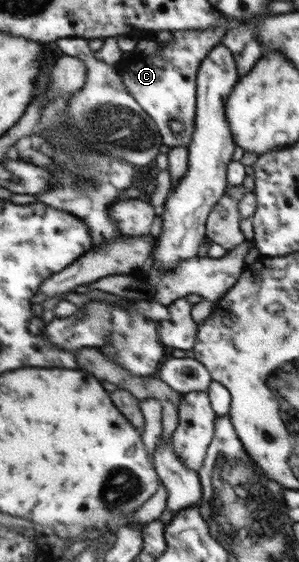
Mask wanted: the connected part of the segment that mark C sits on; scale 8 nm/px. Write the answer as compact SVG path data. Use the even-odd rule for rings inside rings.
M214 24L212 28L204 30L188 30L188 31L171 31L172 40L162 43L162 49L152 54L142 54L138 49L132 51L133 58L126 60L121 58L116 65L120 69L120 75L124 80L124 87L128 89L128 93L134 98L141 108L156 122L159 129L163 145L170 148L180 147L180 145L187 146L192 139L192 132L195 127L196 117L196 78L197 71L200 67L200 62L208 55L208 52L219 44L224 34L227 32L226 24ZM176 118L184 124L184 129L180 135L176 135L170 127L168 127L168 120Z

